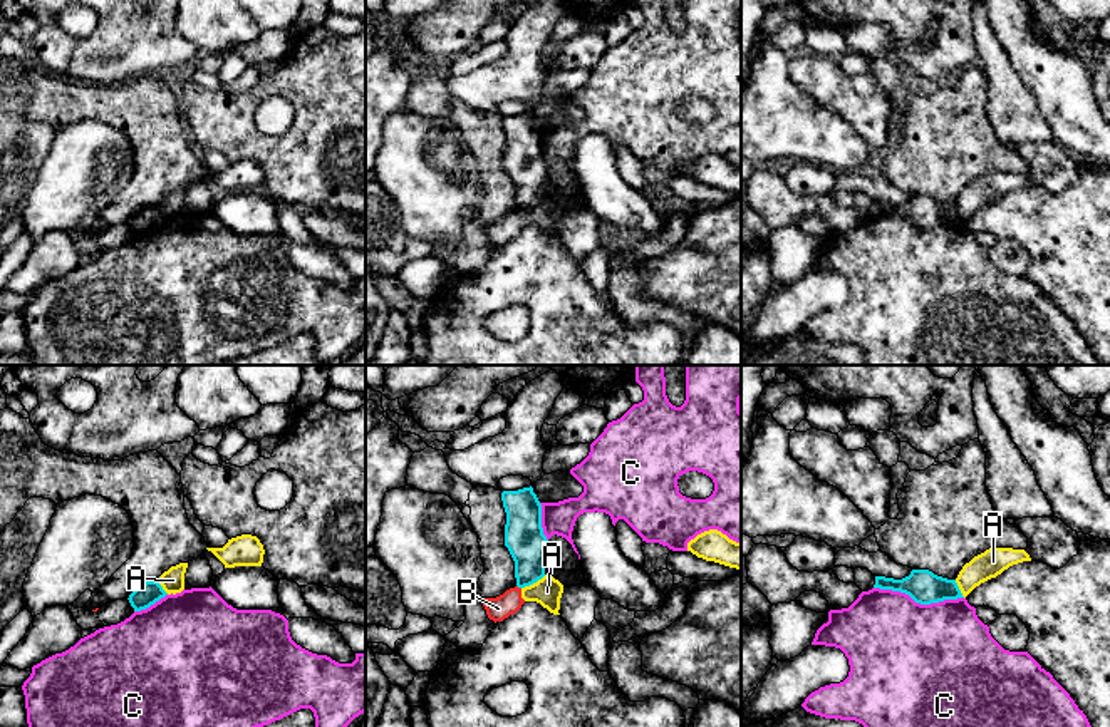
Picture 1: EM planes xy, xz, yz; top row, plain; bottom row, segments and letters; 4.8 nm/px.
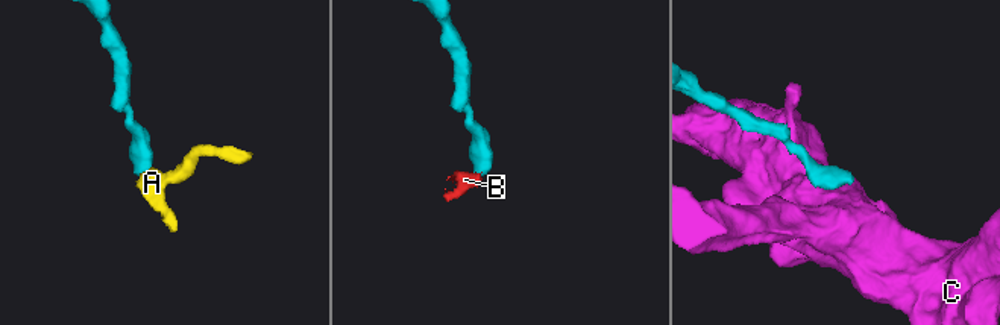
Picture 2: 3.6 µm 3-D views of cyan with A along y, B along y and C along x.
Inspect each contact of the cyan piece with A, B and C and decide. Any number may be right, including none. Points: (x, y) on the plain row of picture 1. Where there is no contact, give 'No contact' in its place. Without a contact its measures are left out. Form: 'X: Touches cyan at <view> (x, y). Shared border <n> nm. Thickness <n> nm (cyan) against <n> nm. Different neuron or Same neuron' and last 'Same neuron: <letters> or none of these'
A: Touches cyan at xz (534, 206). Shared border 140 nm. Thickness 190 nm (cyan) against 140 nm. Different neuron
B: Touches cyan at xz (518, 211). Shared border 30 nm. Thickness 190 nm (cyan) against 120 nm. Different neuron
C: Touches cyan at yz (919, 226). Shared border 440 nm. Thickness 160 nm (cyan) against 480 nm. Different neuron
Same neuron: none of these

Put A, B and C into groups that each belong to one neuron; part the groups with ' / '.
A B / C

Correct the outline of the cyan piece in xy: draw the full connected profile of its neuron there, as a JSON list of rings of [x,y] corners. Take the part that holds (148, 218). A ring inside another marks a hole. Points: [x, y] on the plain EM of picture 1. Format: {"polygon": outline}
{"polygon": [[[153,204],[153,206],[143,208],[139,213],[136,213],[129,219],[127,224],[129,224],[131,231],[134,233],[134,236],[141,236],[141,235],[149,233],[151,229],[154,229],[166,219],[168,218],[163,214],[163,211],[156,204]]]}

